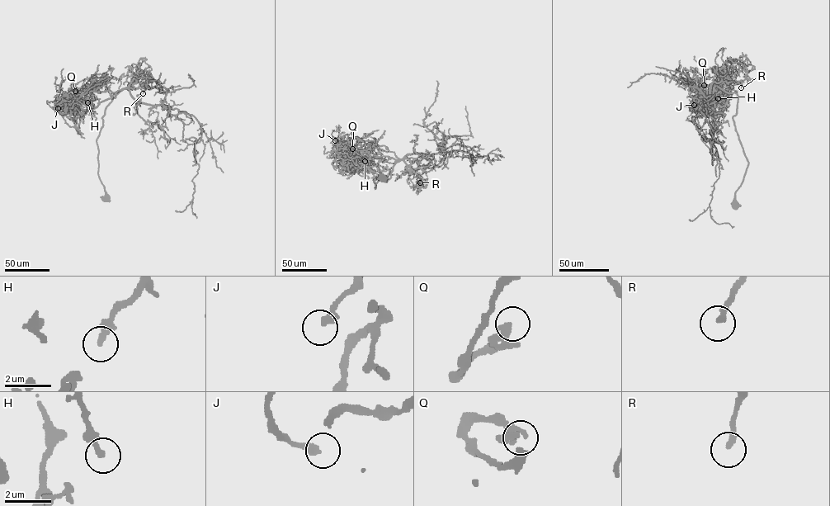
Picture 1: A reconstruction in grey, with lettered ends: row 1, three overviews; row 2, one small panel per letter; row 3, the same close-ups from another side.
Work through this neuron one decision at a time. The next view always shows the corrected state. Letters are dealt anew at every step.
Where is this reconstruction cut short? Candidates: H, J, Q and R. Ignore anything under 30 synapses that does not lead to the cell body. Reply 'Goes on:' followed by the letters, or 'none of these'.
Goes on: none of these

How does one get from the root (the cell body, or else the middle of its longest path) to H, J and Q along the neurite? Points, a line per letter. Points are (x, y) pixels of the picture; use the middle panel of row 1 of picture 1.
H: (384, 177), (375, 188), (379, 175), (391, 177), (393, 152), (374, 148), (365, 159), (371, 163), (365, 161)
J: (384, 177), (375, 188), (374, 181), (379, 175), (389, 179), (398, 160), (379, 156), (360, 163), (335, 140)
Q: (384, 177), (375, 188), (398, 160), (360, 163), (352, 148)

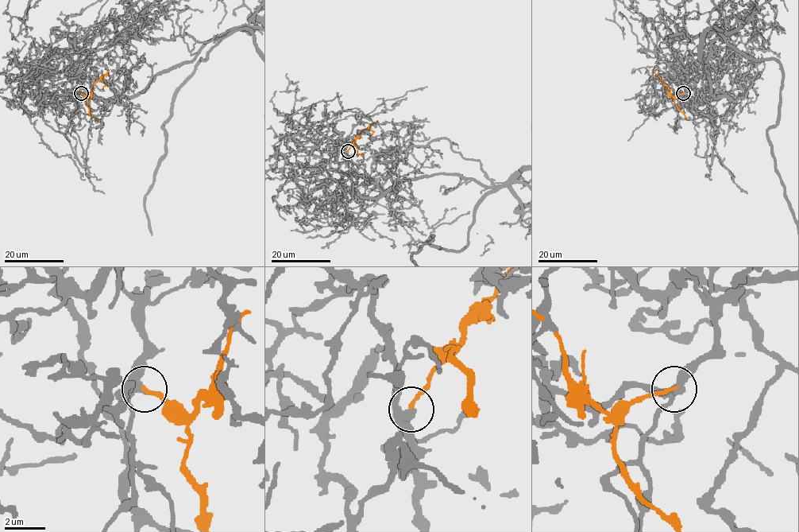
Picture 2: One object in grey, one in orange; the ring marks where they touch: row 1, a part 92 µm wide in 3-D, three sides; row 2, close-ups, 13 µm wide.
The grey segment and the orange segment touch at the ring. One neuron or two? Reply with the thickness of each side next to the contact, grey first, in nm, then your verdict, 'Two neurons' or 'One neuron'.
Thickness 320 nm (grey) against 180 nm. Two neurons

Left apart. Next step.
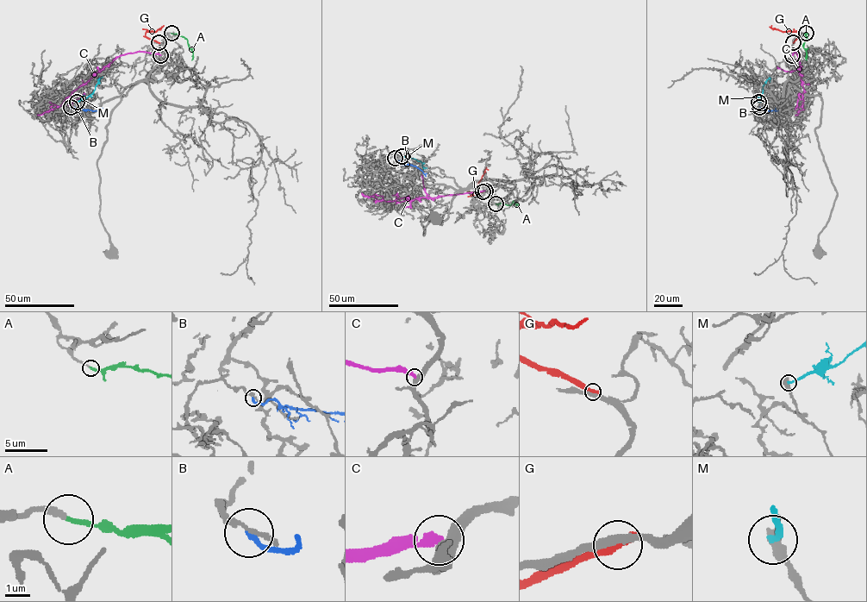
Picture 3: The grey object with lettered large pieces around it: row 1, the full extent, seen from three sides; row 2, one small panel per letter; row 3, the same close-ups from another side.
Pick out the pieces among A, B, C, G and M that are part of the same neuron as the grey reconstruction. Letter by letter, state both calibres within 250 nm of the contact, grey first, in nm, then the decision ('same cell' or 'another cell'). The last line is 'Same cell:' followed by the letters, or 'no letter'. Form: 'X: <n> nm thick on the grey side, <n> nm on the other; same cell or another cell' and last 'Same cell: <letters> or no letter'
A: 200 nm thick on the grey side, 200 nm on the other; same cell
B: 170 nm thick on the grey side, 200 nm on the other; another cell
C: 440 nm thick on the grey side, 320 nm on the other; another cell
G: 360 nm thick on the grey side, 550 nm on the other; another cell
M: 500 nm thick on the grey side, 240 nm on the other; another cell
Same cell: A

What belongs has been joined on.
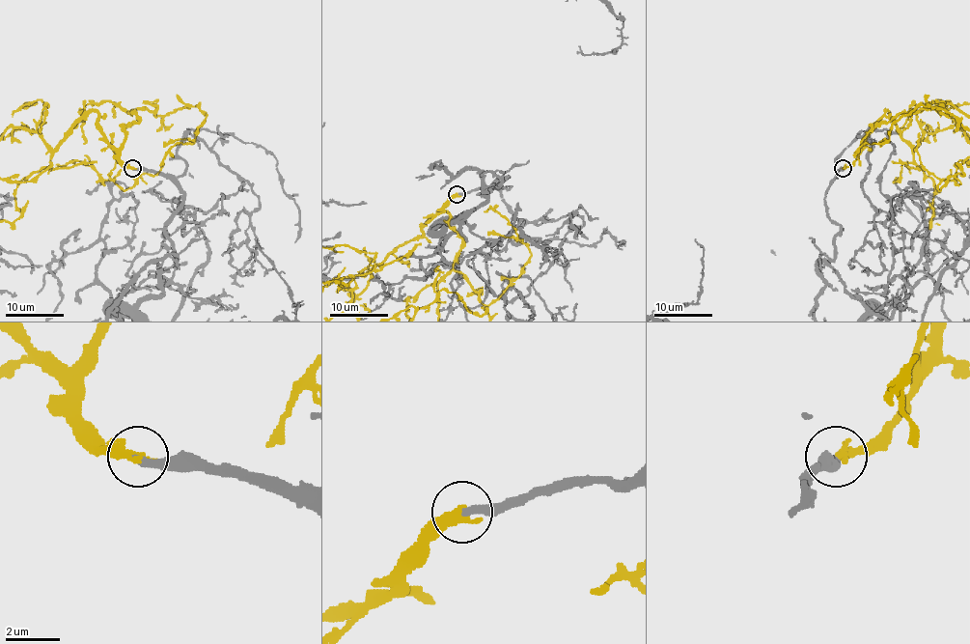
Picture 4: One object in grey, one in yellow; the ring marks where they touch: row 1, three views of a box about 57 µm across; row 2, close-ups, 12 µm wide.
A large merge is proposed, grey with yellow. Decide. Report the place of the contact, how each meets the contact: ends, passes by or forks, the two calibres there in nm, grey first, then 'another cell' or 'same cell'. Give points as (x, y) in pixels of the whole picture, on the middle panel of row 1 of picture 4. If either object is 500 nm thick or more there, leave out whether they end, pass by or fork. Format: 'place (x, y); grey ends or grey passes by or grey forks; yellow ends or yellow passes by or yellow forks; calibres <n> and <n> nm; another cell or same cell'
place (457, 194); grey ends; yellow ends; calibres 300 and 400 nm; same cell

